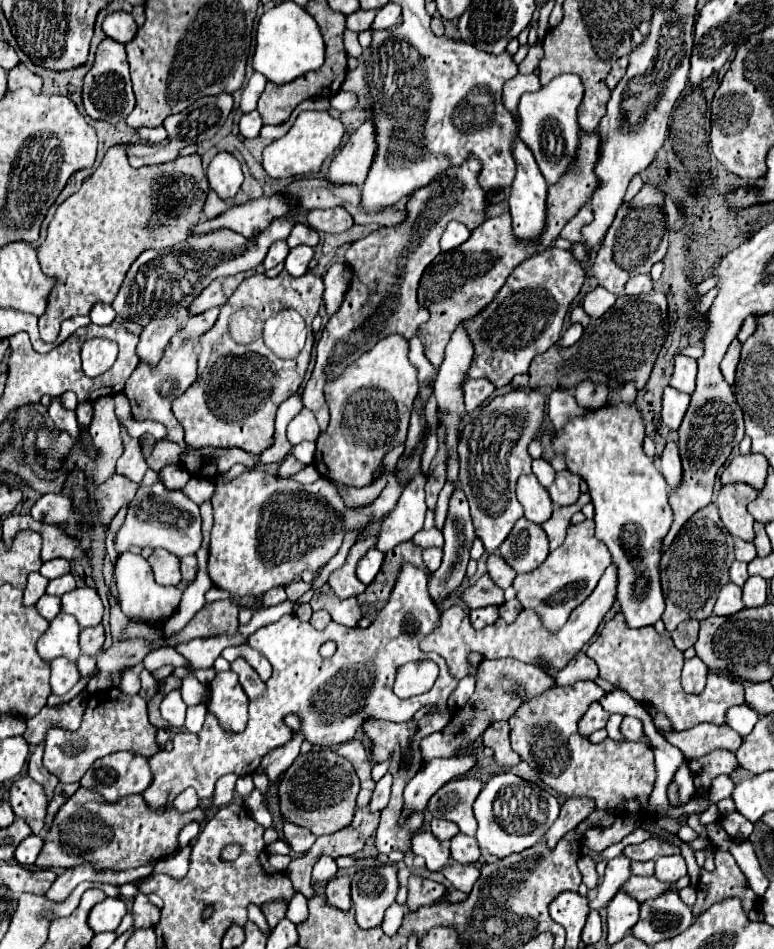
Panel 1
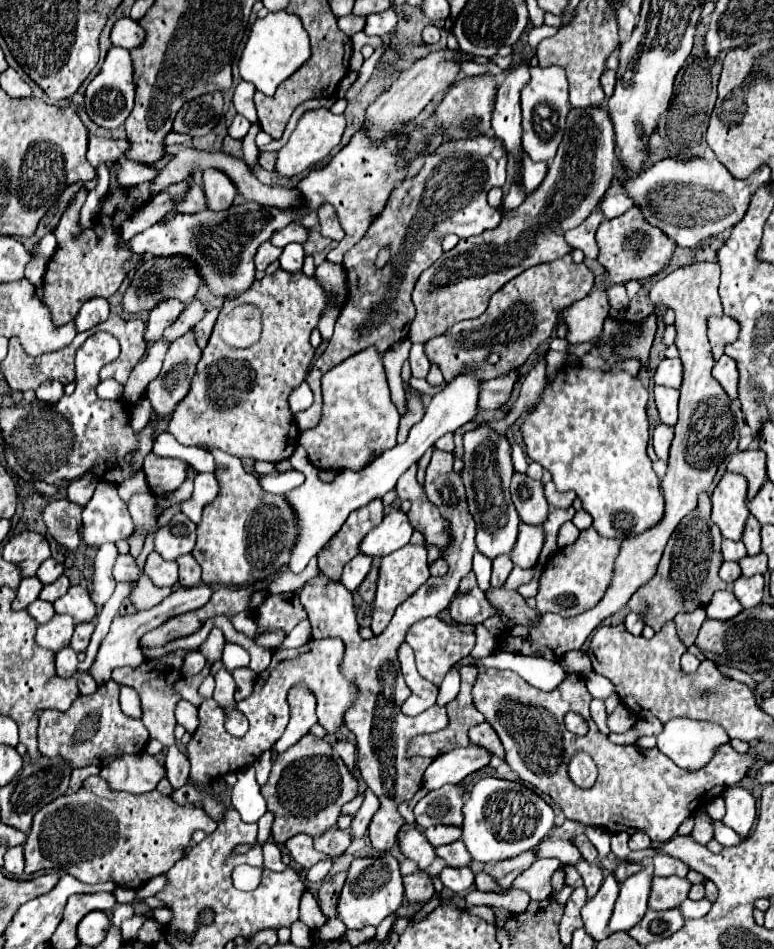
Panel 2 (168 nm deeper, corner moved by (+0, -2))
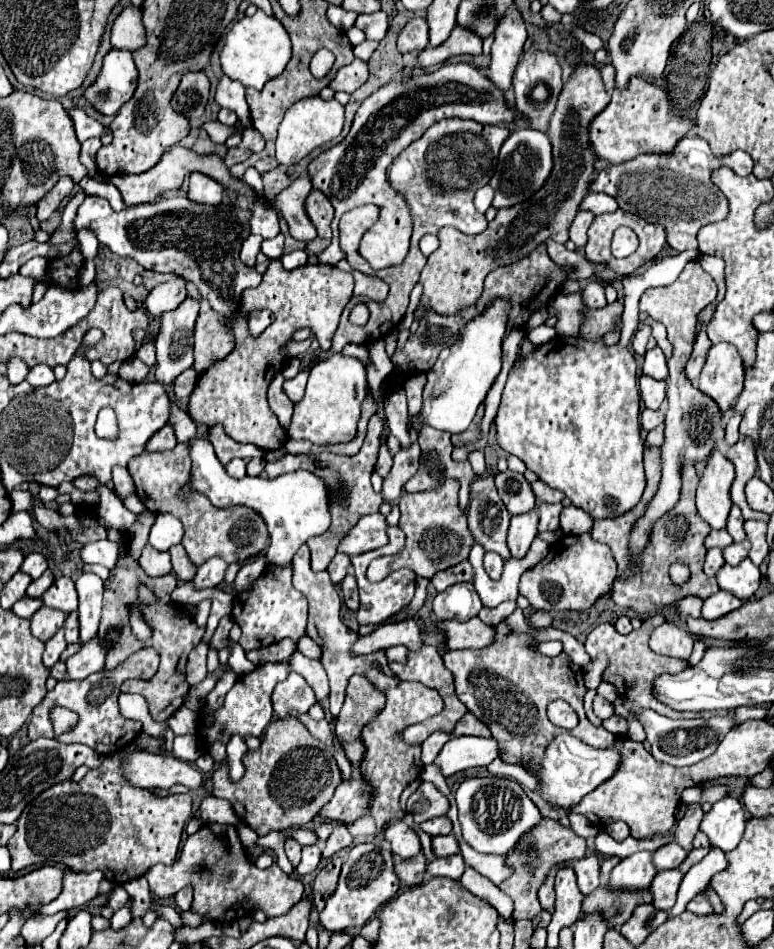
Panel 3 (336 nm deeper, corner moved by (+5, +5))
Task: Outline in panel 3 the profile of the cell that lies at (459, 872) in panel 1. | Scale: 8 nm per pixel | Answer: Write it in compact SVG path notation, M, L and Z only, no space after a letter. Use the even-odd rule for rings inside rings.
M459 854L451 856L451 858L435 858L427 866L429 876L447 876L451 880L459 880L463 876L463 870L465 870L465 862Z

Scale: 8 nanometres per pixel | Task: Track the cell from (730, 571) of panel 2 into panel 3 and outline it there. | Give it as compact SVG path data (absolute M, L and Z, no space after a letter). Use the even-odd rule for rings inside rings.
M711 548L707 552L707 558L705 558L705 574L707 576L715 576L721 568L723 568L725 560L723 560L723 550L721 548Z

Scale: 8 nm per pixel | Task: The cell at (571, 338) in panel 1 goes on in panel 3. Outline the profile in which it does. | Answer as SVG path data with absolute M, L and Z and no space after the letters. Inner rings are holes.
M541 324L541 326L537 326L537 328L533 328L533 330L527 332L527 338L529 338L533 344L537 344L537 346L547 344L547 342L549 342L551 338L555 338L555 336L557 336L555 328L549 328L549 326L545 326L545 324Z

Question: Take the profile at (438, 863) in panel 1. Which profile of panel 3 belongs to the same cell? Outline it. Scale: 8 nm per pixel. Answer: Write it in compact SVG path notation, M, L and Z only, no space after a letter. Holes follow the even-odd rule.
M403 820L387 826L387 830L385 830L385 840L391 842L393 854L399 854L403 860L415 858L415 856L421 852L419 836L417 836Z

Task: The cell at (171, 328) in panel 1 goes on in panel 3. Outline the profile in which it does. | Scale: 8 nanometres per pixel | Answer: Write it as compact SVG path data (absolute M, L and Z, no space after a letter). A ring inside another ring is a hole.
M175 278L175 280L169 280L165 284L155 286L145 300L145 308L151 316L159 318L161 314L175 310L185 300L185 296L187 296L185 294L185 280Z

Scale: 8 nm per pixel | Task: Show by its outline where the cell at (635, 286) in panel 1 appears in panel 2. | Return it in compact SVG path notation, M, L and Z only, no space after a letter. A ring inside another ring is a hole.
M612 285L606 289L606 295L608 295L608 303L612 309L620 311L622 307L628 305L628 297L626 297L626 289L624 285Z

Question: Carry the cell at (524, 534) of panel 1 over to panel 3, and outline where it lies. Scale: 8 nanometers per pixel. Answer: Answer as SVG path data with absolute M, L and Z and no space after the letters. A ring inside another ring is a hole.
M525 512L519 516L511 516L511 526L509 526L509 550L513 558L523 558L531 546L531 542L537 536L537 522L539 516L537 512Z

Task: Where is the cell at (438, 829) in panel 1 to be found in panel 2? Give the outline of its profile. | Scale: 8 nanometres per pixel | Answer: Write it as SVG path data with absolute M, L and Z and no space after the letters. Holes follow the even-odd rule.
M436 825L436 827L428 827L424 835L432 847L440 847L440 845L458 841L462 831L460 831L460 827L452 827L452 825Z

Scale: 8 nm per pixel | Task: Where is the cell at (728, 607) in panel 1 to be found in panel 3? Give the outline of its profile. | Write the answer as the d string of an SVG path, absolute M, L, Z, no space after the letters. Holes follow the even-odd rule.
M719 590L716 594L709 596L703 604L703 618L715 620L719 616L725 616L729 612L741 607L743 601L733 594Z

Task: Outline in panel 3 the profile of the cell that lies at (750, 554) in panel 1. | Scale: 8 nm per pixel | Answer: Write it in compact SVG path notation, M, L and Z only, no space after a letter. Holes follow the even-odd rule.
M711 530L711 534L705 540L707 548L727 548L733 544L733 538L727 530Z

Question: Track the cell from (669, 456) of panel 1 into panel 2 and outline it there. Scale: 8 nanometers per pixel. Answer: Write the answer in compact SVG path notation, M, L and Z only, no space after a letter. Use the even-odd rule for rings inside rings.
M660 423L654 427L654 435L652 435L652 445L654 451L658 455L658 459L662 459L664 463L668 461L668 451L670 451L670 443L672 443L672 427Z

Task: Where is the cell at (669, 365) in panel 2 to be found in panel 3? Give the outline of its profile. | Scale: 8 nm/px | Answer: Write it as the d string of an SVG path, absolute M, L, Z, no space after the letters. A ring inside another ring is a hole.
M661 348L647 350L645 364L643 364L643 374L651 376L651 378L657 378L657 380L667 378L667 358L665 358Z

